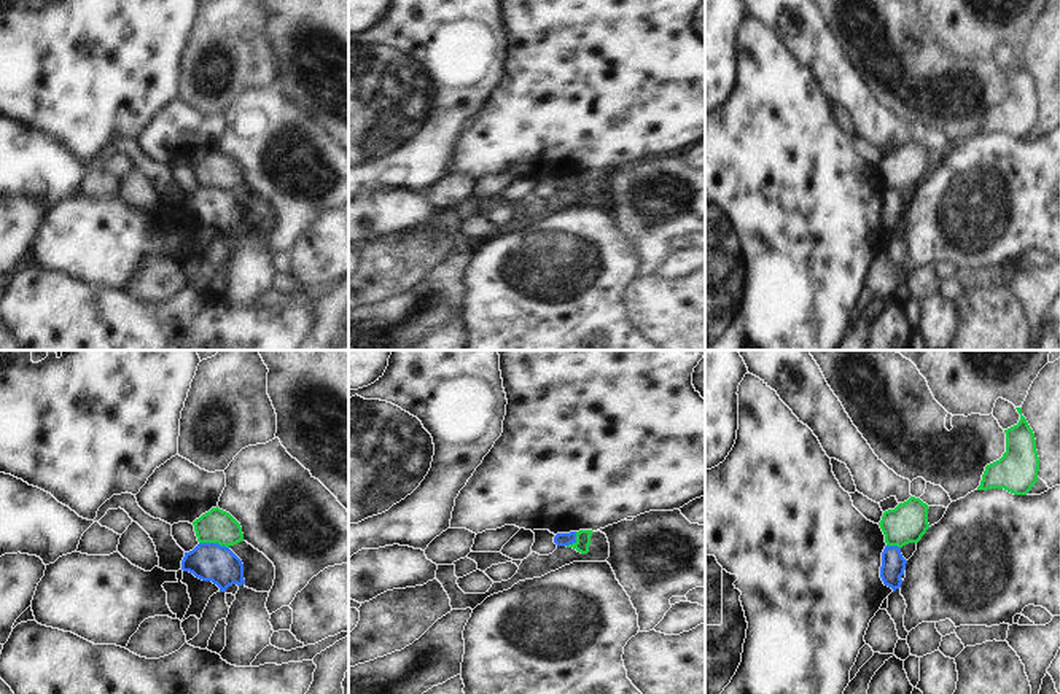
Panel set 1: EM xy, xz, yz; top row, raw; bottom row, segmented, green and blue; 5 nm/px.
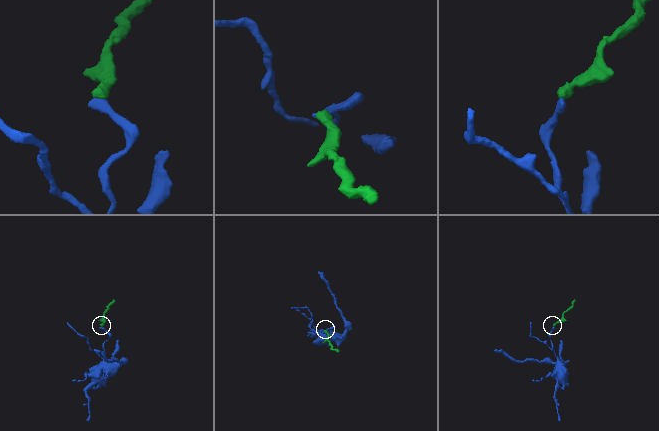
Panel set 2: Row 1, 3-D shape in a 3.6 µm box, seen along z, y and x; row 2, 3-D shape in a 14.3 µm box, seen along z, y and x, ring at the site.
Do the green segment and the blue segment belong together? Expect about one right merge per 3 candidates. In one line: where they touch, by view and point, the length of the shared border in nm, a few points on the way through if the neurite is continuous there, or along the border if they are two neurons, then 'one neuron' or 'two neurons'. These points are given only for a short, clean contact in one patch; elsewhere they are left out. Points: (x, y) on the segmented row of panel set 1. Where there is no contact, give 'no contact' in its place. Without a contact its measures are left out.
contact xy (214, 541); length 160 nm; border xy (199, 541), (217, 541), (228, 548); two neurons

